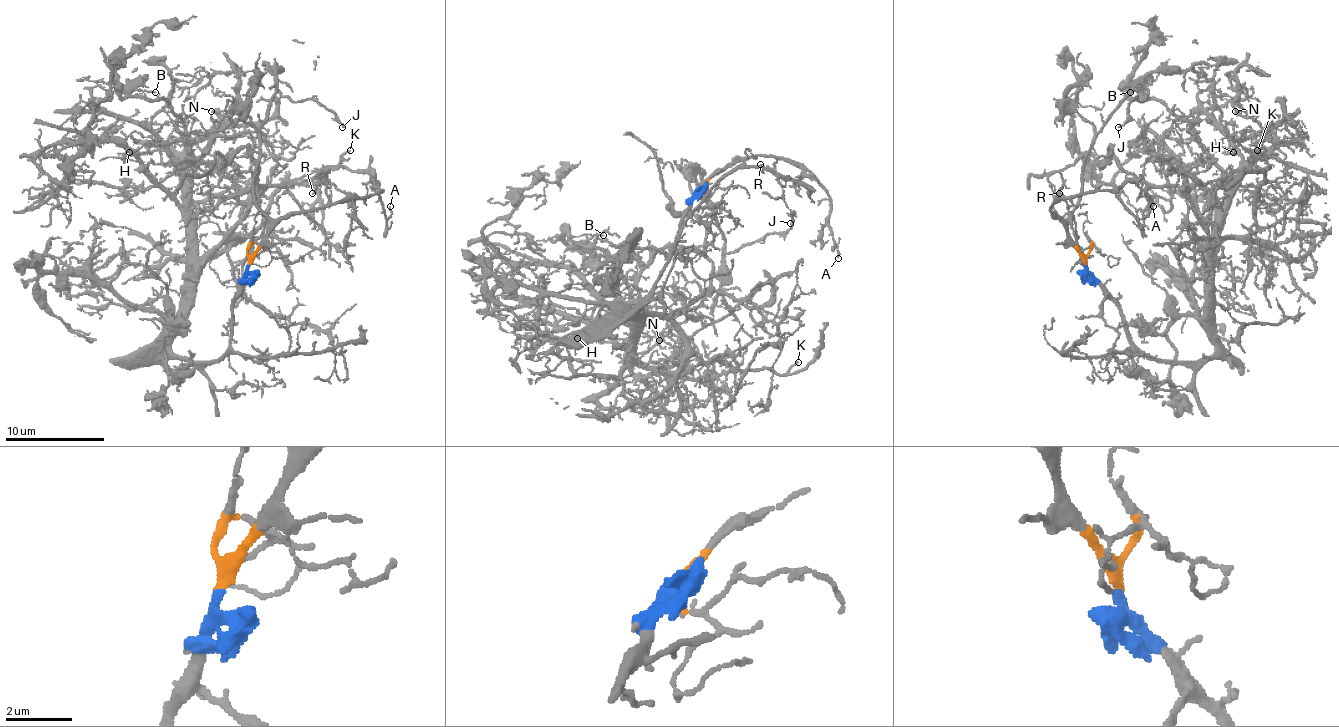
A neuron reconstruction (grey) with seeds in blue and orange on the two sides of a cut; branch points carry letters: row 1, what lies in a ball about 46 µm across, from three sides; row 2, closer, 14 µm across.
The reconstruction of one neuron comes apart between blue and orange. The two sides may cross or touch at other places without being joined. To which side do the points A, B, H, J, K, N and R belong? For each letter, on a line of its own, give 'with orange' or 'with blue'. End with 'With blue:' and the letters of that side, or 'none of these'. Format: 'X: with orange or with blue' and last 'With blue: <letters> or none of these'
A: with orange
B: with blue
H: with blue
J: with orange
K: with blue
N: with blue
R: with orange
With blue: B, H, K, N

